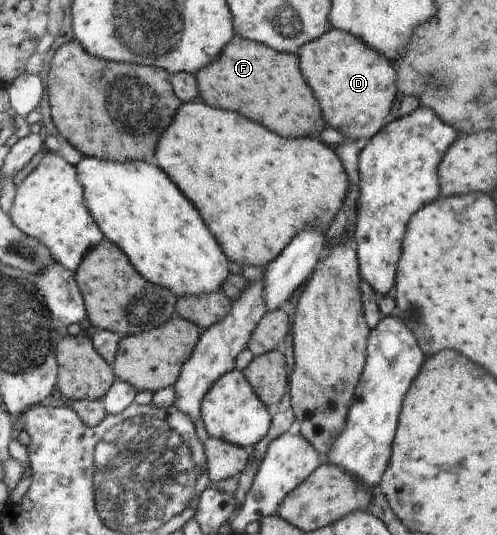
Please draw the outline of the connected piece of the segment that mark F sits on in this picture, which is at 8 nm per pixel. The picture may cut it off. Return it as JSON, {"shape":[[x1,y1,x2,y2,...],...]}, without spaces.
{"shape":[[234,35,219,57,197,71,196,78,200,101,212,107,238,111,240,115,270,127,270,131,278,131,278,135,319,139,324,131,318,101,300,75,296,55,278,53,266,44]]}

